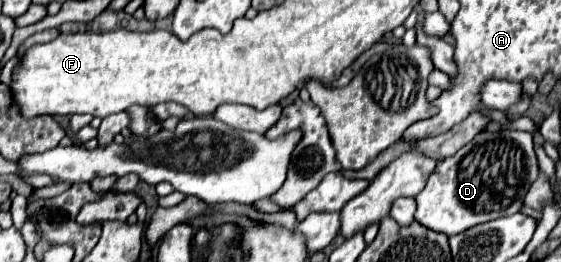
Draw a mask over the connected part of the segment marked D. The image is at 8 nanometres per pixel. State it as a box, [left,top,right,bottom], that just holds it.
[414,130,540,236]

